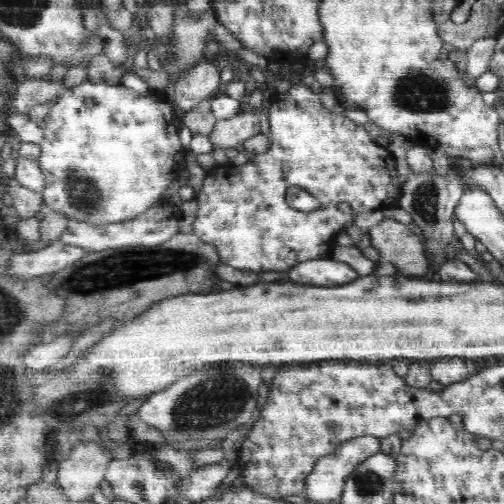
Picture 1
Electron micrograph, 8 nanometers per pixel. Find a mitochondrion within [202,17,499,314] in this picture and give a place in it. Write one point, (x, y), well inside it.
(418, 92)

